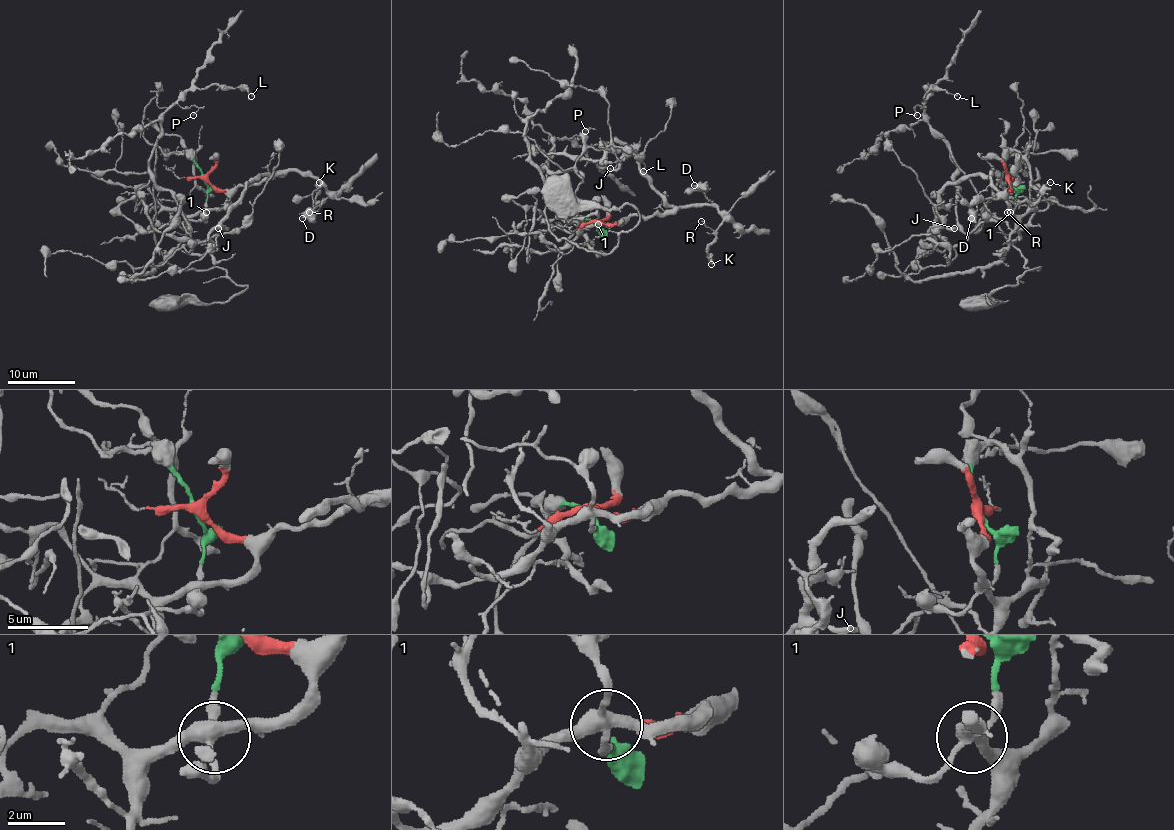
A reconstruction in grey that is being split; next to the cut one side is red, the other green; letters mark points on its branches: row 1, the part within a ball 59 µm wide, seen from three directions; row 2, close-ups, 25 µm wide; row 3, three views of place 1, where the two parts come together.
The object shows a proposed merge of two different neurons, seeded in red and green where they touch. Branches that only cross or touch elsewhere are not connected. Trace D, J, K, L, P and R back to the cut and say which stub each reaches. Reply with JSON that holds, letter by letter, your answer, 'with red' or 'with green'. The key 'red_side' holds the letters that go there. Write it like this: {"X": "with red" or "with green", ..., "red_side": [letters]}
{"D": "with red", "J": "with red", "K": "with red", "L": "with green", "P": "with green", "R": "with red", "red_side": ["D", "J", "K", "R"]}

